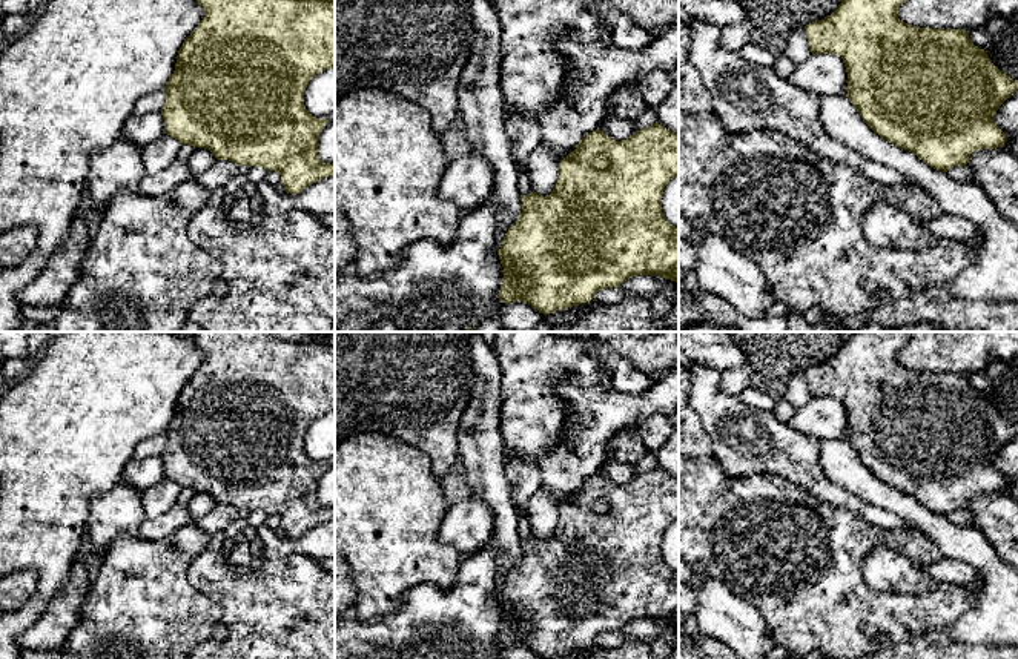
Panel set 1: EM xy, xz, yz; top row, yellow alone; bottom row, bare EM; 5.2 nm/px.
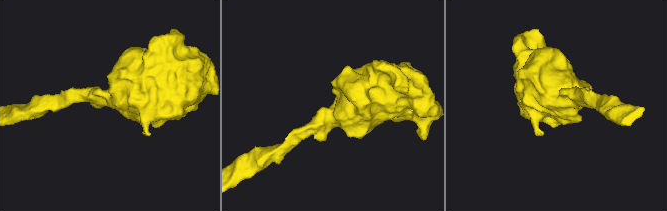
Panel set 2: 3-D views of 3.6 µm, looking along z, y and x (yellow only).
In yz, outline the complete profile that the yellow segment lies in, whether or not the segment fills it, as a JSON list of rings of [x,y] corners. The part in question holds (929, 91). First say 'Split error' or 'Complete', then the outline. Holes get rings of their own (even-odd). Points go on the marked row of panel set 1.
Complete. [[[843,0],[837,9],[805,26],[812,55],[834,54],[843,58],[848,72],[848,98],[864,123],[889,143],[914,152],[937,171],[966,166],[969,157],[983,149],[997,149],[1007,141],[997,126],[995,114],[1015,92],[1018,80],[992,63],[964,29],[917,28],[898,18],[906,0]]]

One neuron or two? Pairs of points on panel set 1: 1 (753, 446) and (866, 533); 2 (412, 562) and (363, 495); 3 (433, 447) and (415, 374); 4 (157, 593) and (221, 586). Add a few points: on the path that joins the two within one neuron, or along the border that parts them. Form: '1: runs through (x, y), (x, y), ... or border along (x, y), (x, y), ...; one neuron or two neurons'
1: border along (794, 483), (859, 516); two neurons
2: runs through (395, 546), (389, 538), (380, 512); one neuron
3: runs through (432, 429), (416, 392); one neuron
4: border along (200, 553), (188, 581), (221, 613); two neurons

